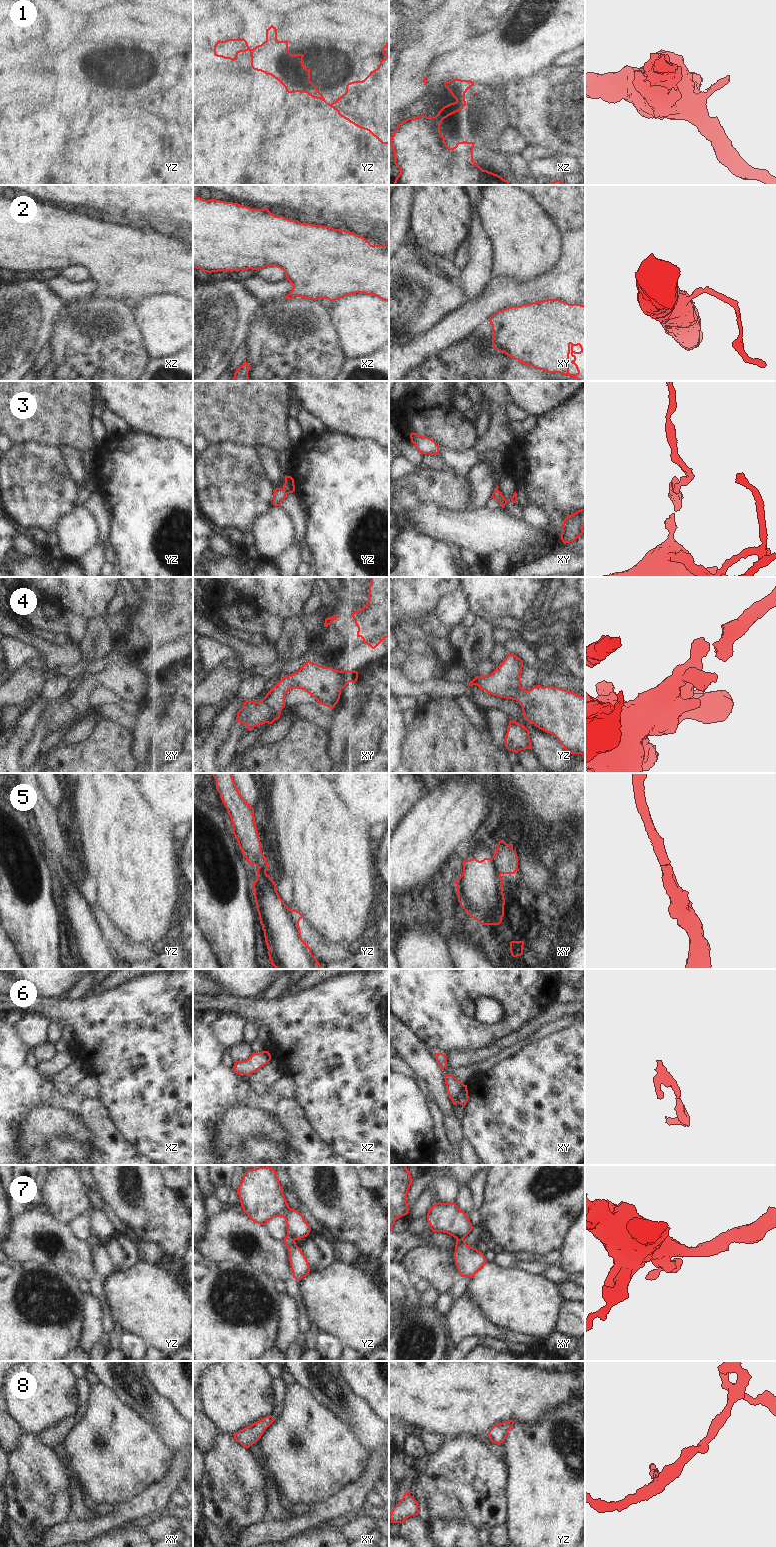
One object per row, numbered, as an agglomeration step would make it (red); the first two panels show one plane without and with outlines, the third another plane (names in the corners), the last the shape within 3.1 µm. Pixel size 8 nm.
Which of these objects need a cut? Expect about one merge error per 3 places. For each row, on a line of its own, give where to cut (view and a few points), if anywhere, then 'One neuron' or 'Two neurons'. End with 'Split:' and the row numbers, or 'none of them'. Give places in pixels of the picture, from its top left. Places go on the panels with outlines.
1: Split along yz (309, 80), (303, 91). Two neurons
2: No split. One neuron
3: No split. One neuron
4: No split. One neuron
5: Split along xy (491, 858), (494, 868), (500, 874). Two neurons
6: Split along xy (464, 1085), (456, 1097), (456, 1102). Two neurons
7: Split along yz (287, 1234), (295, 1239). Two neurons
8: No split. One neuron
Split: 1, 5, 6, 7

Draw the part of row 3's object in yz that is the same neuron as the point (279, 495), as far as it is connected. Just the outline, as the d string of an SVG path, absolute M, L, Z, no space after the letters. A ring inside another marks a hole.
M285 476L285 483L282 488L276 488L273 493L273 505L280 506L285 500L286 495L295 491L294 479L291 476Z

